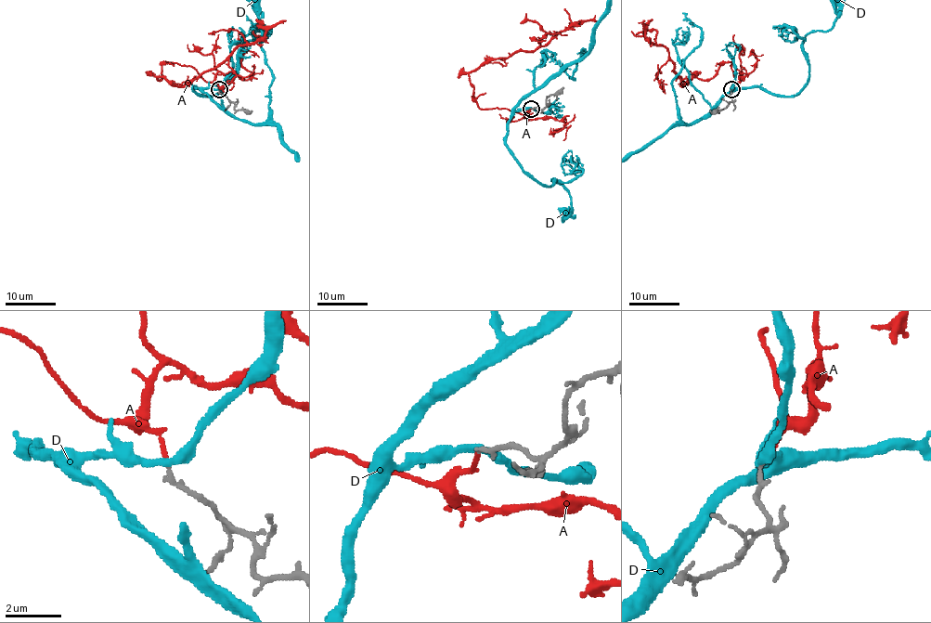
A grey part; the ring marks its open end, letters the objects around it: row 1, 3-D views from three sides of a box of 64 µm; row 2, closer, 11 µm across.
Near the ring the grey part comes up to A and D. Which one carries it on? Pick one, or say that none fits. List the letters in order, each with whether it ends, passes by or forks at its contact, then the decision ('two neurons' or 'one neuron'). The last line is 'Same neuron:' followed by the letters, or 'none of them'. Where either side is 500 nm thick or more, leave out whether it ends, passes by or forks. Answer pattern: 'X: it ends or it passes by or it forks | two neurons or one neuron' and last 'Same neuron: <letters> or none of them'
A: it ends | one neuron
D: it passes by | two neurons
Same neuron: A

